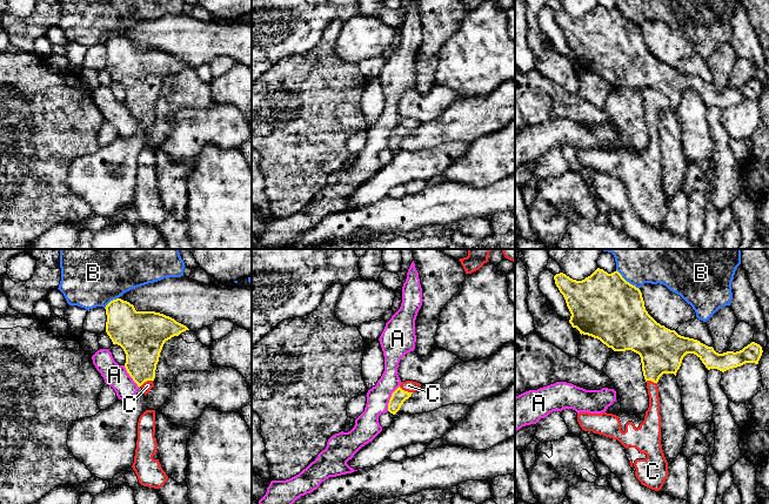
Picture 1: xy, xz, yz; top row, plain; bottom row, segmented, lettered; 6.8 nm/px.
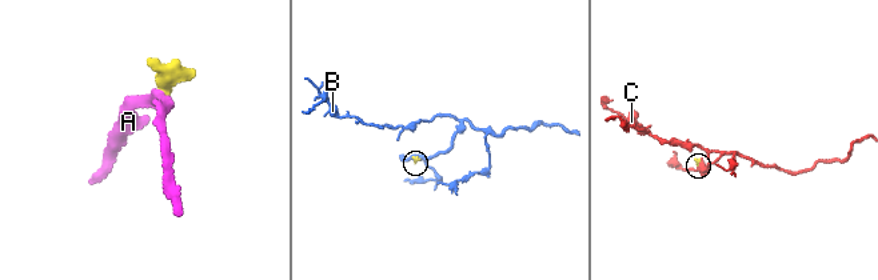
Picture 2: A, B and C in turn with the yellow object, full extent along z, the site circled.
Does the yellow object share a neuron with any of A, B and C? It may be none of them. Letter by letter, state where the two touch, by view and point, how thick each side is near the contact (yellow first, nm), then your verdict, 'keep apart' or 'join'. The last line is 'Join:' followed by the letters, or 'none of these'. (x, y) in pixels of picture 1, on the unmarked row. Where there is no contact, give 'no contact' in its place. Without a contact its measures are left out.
A: xz (390, 135) | 100/170 nm | keep apart
B: yz (626, 18) | 460/160 nm | keep apart
C: xz (406, 128) | 100/80 nm | join
Join: C

